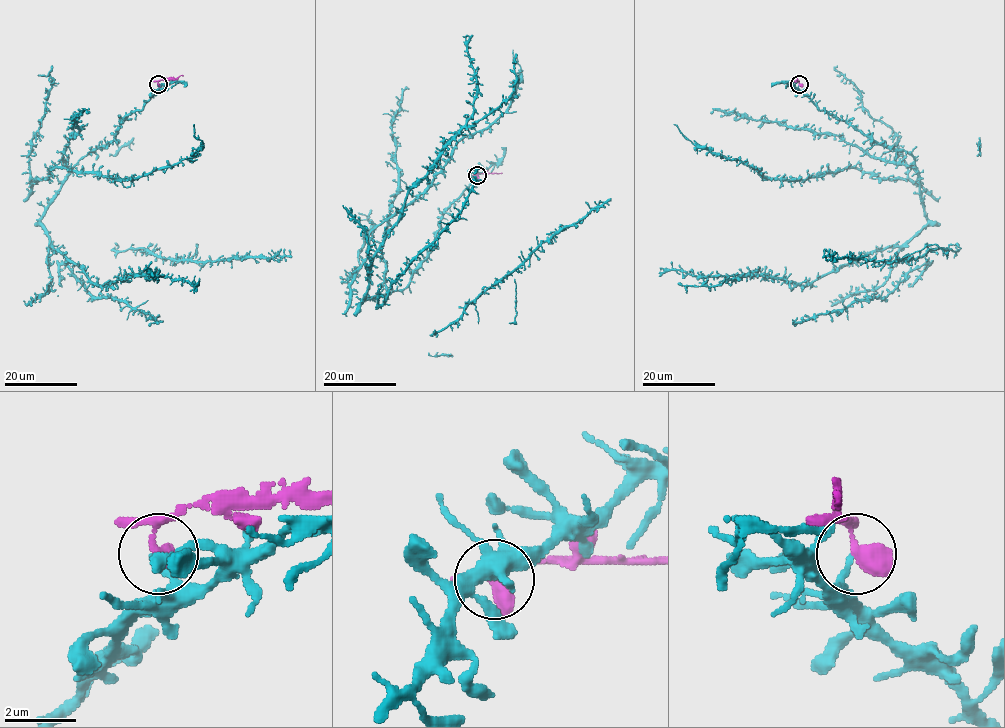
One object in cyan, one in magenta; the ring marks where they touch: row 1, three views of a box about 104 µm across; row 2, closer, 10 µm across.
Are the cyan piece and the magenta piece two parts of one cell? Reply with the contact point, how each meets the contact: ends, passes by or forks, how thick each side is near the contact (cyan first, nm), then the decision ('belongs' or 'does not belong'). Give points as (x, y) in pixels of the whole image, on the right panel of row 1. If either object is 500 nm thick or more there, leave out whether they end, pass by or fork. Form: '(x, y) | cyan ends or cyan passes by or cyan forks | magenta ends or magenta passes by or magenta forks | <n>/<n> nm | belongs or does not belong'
(799, 84) | cyan ends | magenta passes by | 190/360 nm | does not belong

